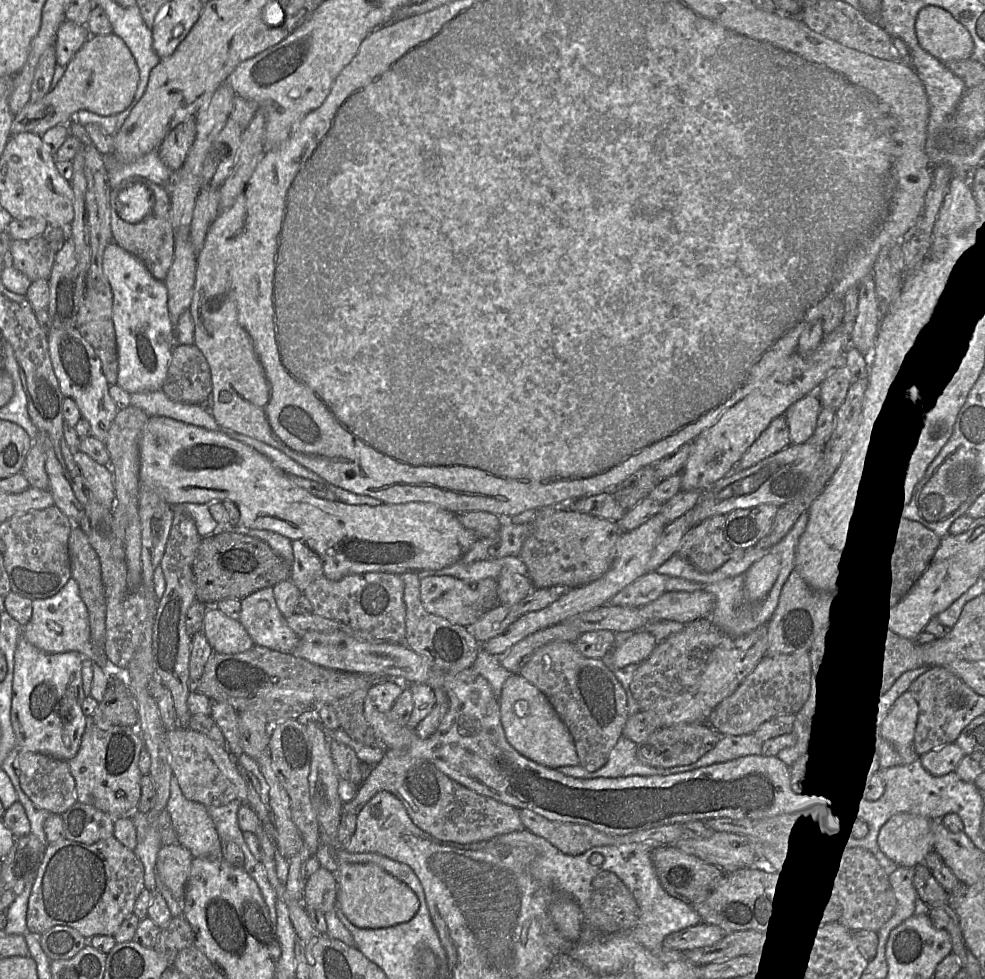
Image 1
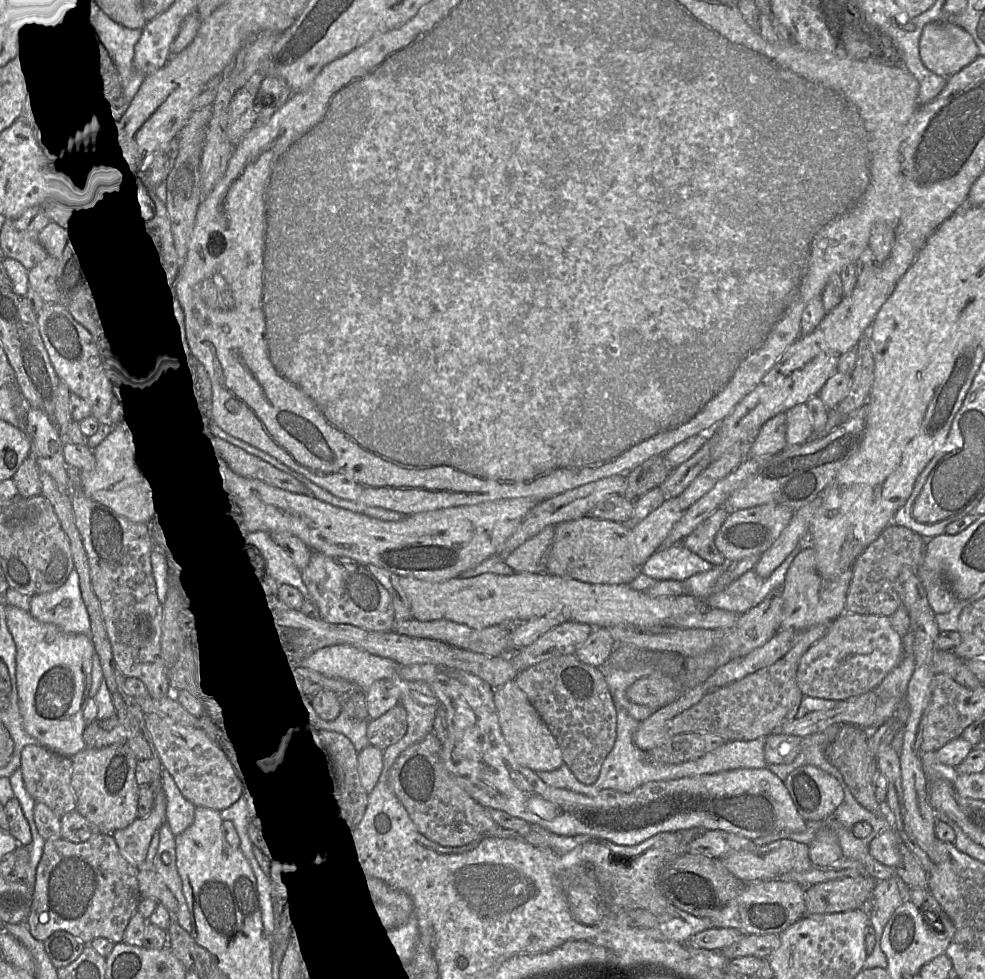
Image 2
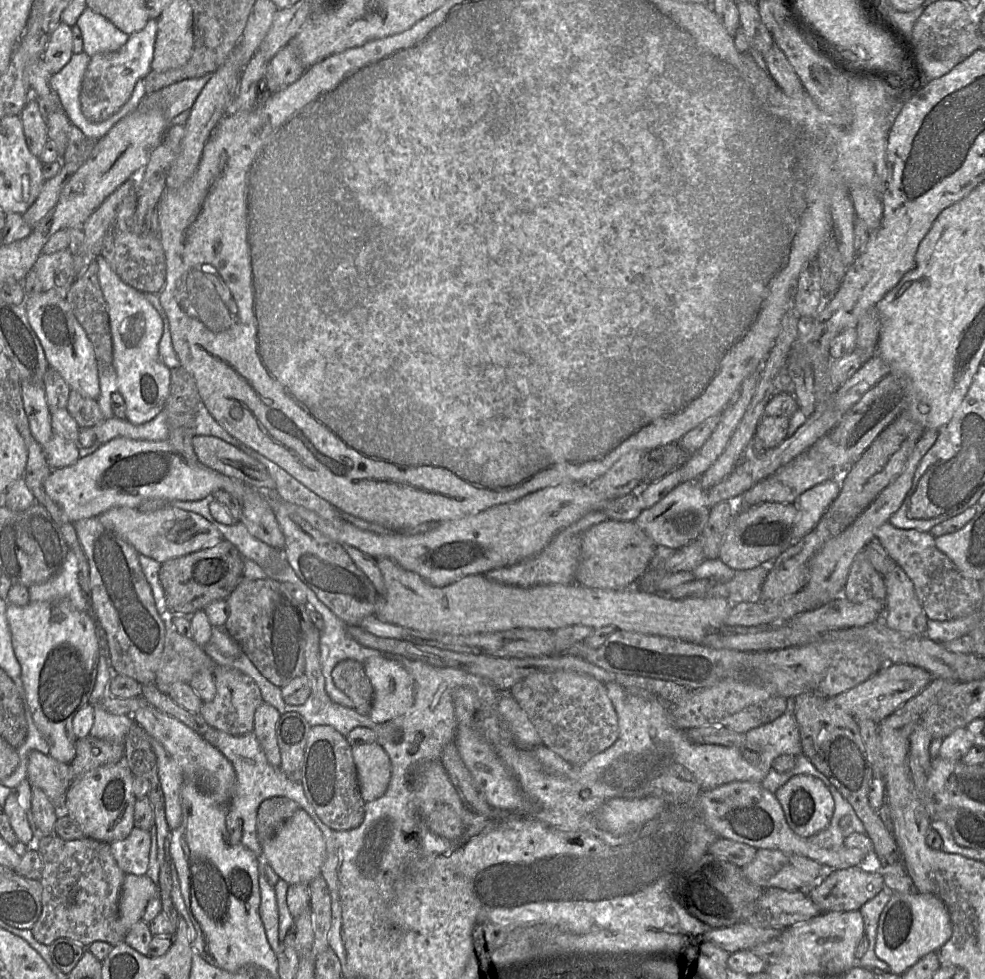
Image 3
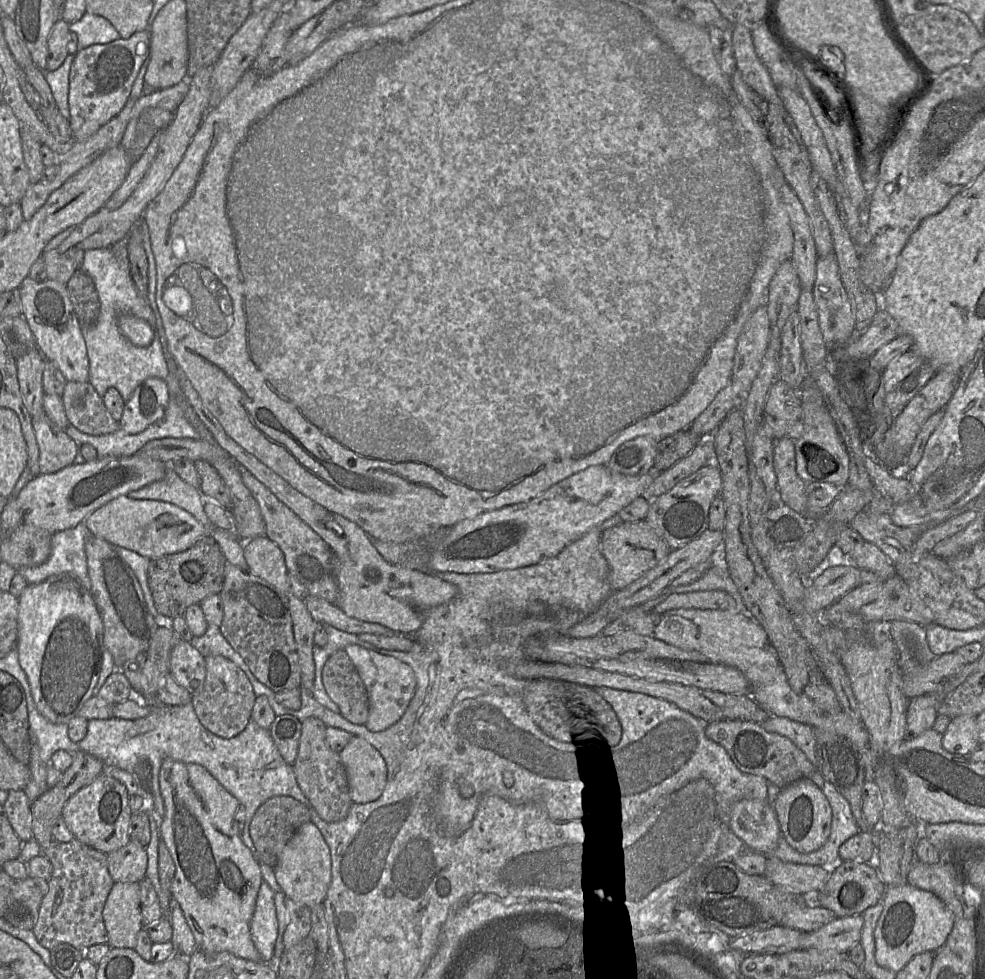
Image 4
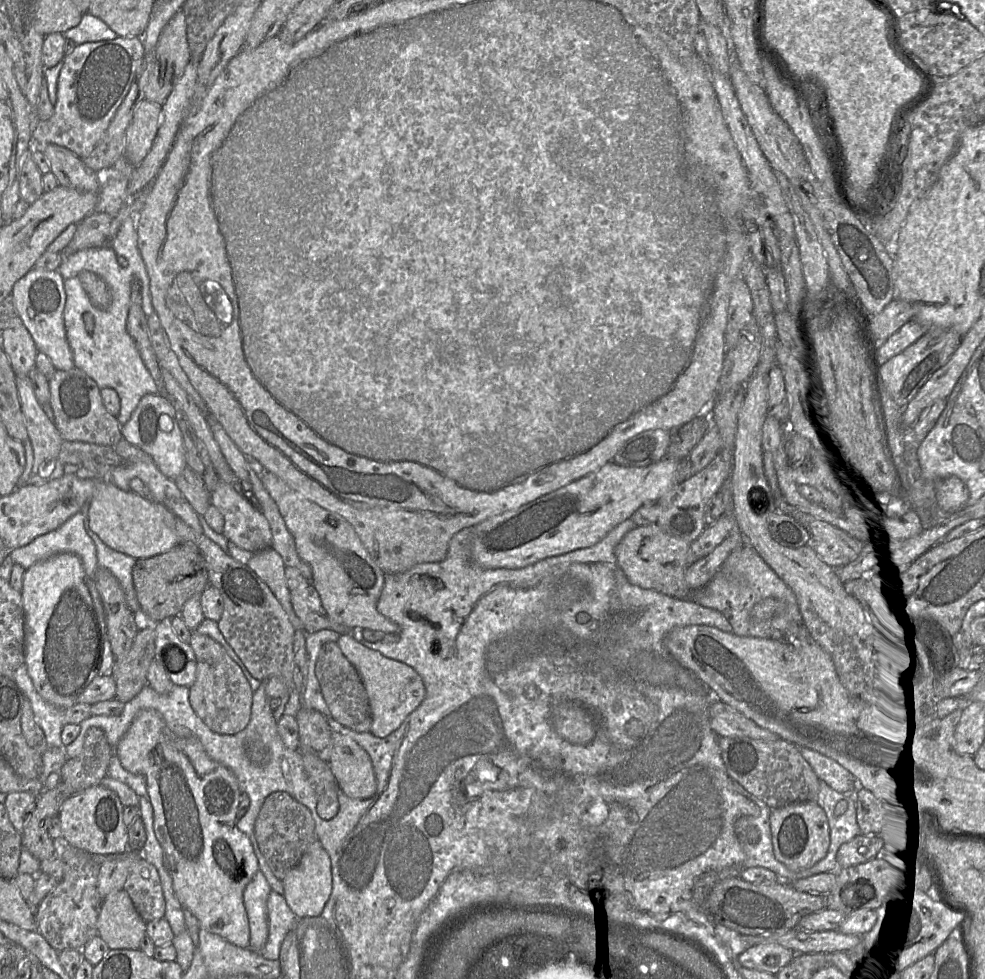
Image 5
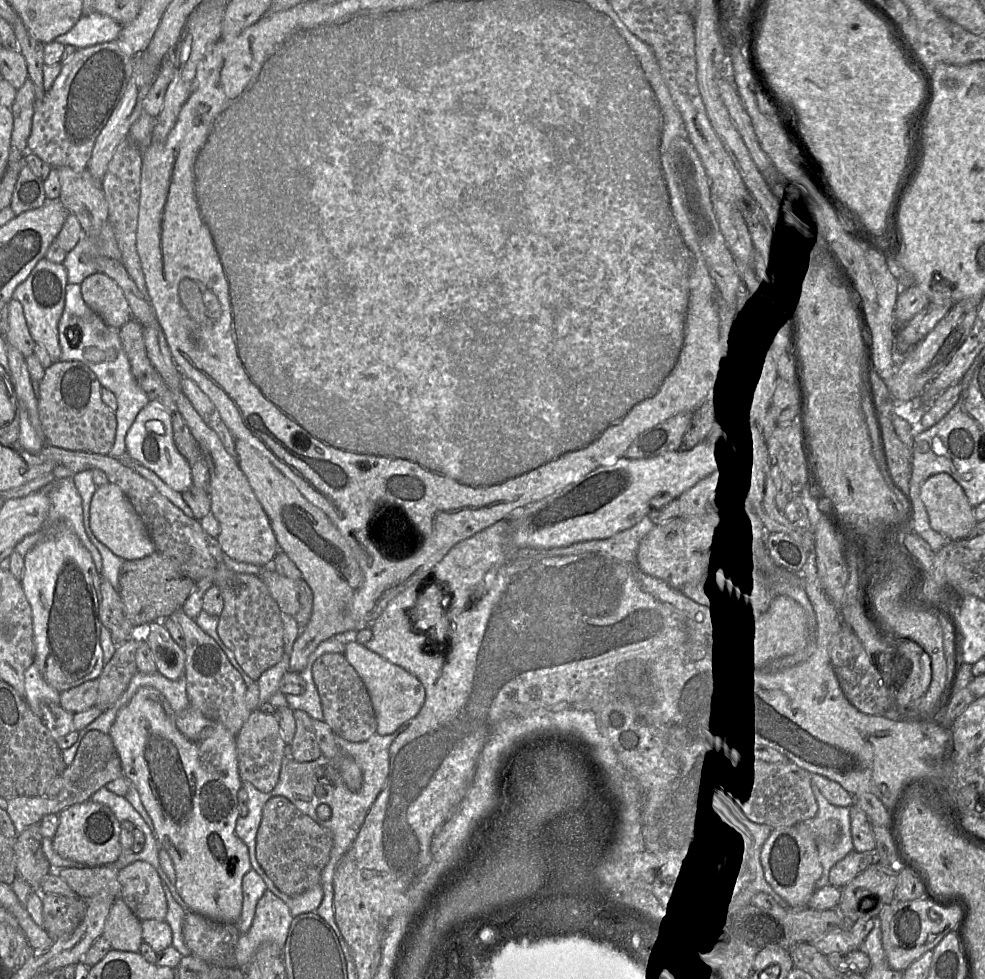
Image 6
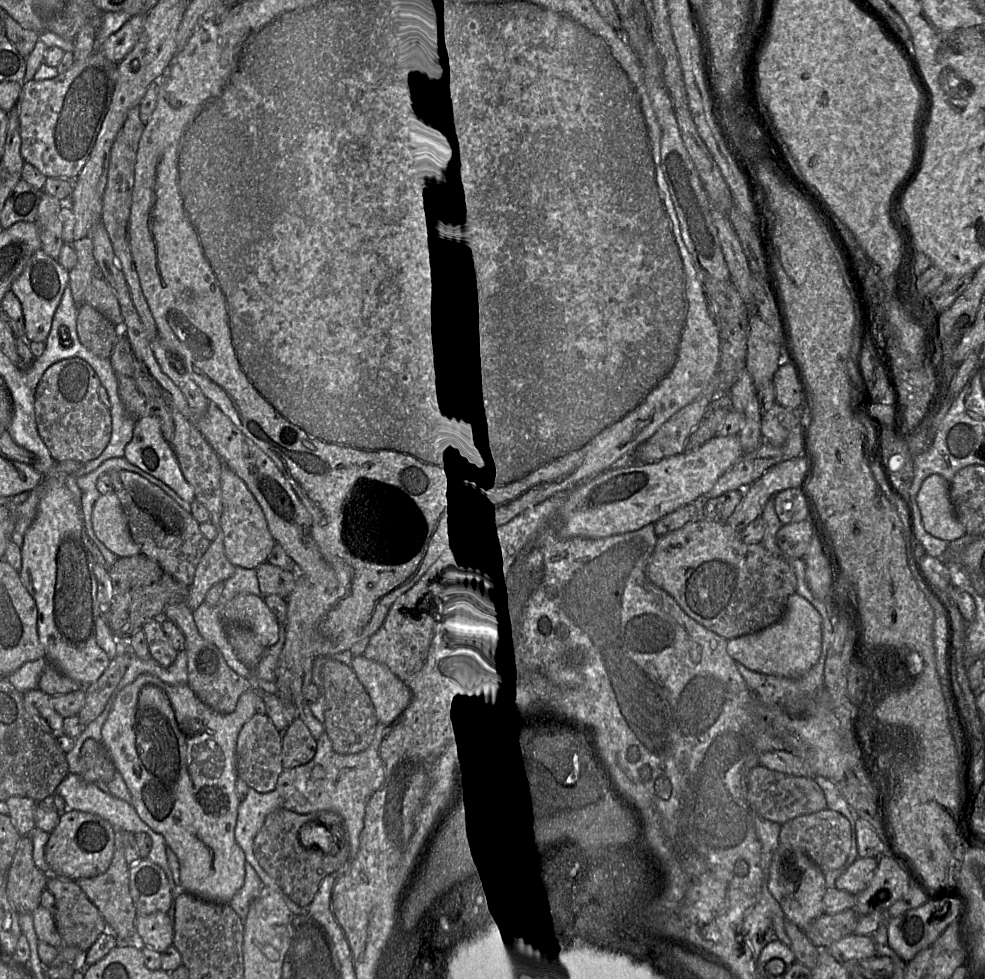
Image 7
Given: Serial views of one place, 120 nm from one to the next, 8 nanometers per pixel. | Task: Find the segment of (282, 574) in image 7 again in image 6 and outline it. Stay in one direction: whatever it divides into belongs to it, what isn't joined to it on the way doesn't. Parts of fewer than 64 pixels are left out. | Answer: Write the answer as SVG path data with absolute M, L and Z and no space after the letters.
M272 567L263 568L260 578L282 613L295 618L300 628L309 623L313 611L313 592L304 579L290 579Z

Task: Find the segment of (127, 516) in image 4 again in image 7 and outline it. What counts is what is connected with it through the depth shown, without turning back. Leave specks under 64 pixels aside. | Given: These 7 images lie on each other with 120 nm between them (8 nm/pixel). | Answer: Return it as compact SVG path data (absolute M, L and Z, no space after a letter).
M114 491L101 494L92 511L92 526L97 538L118 558L141 553L131 537L127 518Z

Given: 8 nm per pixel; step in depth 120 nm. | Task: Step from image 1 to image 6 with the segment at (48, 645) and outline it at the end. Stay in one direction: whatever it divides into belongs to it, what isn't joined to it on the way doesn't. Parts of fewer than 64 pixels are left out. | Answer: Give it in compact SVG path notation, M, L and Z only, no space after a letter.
M73 477L55 479L43 487L41 492L48 495L50 509L43 527L22 539L15 552L25 556L35 545L54 536L61 530L70 530L90 552L97 571L102 572L102 558L96 546L90 541L84 528L82 498L75 486Z

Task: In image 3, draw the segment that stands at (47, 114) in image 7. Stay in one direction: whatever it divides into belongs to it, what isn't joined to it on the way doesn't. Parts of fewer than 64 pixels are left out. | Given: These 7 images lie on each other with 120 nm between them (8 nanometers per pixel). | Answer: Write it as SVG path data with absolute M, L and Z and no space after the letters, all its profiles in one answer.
M150 18L145 27L129 36L118 51L100 53L91 57L85 70L80 106L83 115L93 123L102 122L118 112L129 100L136 83L144 79L151 69L157 35L157 19Z

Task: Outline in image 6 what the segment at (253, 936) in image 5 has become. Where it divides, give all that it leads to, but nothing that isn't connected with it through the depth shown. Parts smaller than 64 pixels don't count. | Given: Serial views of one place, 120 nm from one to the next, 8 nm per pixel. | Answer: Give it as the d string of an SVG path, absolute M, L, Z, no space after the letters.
M251 868L242 880L242 912L236 923L241 934L249 931L254 919L257 903L266 890L267 886L263 879Z

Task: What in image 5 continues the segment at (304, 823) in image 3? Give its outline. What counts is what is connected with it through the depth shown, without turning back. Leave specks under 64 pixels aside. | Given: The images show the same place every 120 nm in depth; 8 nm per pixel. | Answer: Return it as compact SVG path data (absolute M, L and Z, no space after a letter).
M319 840L309 846L299 863L281 882L284 887L283 897L298 919L322 914L332 892L332 875L330 857Z

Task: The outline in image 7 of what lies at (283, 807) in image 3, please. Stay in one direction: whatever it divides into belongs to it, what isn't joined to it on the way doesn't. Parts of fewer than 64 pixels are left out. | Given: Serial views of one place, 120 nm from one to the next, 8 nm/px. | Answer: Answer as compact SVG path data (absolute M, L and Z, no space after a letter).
M277 809L266 816L264 824L254 839L253 853L260 866L276 882L282 892L301 908L307 908L311 904L324 877L339 870L350 857L349 832L345 819L338 815L347 829L336 830L335 837L329 828L323 826L327 823L315 821L316 816L321 814L338 813L326 810L298 814L287 809Z

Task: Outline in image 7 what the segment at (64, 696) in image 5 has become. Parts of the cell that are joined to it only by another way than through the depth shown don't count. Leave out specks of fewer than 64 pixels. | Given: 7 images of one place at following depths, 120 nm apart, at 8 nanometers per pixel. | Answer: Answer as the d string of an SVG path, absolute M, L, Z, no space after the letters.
M54 474L53 476L43 478L44 492L38 504L37 514L24 535L24 541L21 547L22 563L19 575L23 585L33 597L37 607L37 632L39 640L44 647L45 659L61 673L85 687L95 682L104 673L111 659L96 641L96 622L100 615L97 602L97 581L94 574L95 561L90 551L90 538L84 526L82 508L80 508L80 503L77 503L77 497L74 496L65 484L65 477L67 475L69 474Z

